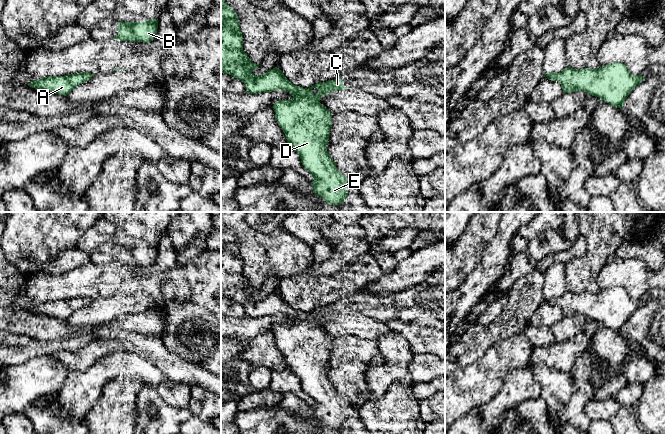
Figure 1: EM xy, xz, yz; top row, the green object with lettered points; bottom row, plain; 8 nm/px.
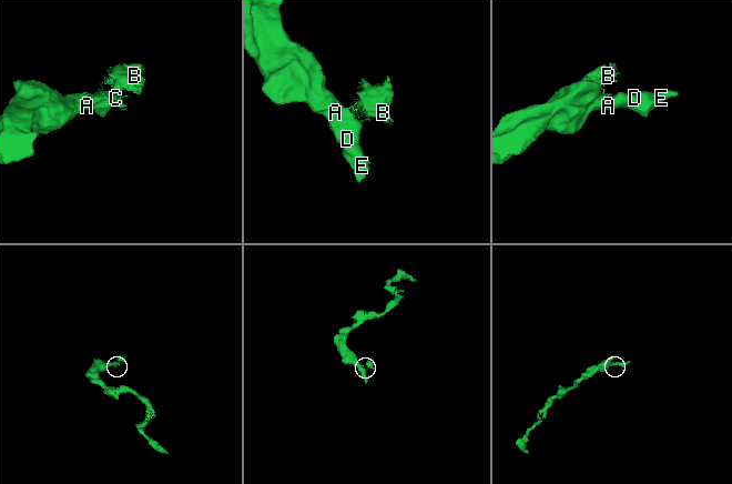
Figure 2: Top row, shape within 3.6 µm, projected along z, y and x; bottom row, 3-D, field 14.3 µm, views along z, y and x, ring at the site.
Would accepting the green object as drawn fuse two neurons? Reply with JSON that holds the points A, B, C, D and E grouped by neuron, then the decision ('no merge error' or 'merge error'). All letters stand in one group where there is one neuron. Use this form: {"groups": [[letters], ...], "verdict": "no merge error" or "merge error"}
{"groups": [["A", "D", "E"], ["B", "C"]], "verdict": "merge error"}

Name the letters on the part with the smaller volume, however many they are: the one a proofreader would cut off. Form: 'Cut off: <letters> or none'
Cut off: B, C

